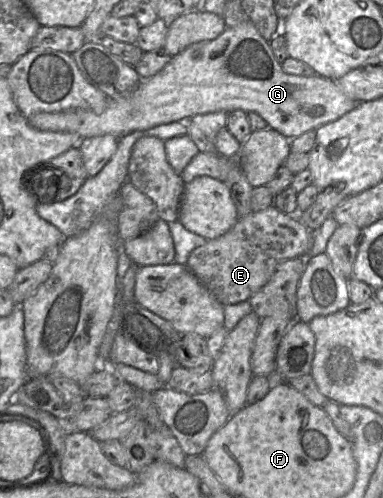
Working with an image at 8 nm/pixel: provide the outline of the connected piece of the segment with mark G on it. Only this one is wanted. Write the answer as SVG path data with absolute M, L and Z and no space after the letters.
M247 19L234 27L226 27L215 39L194 43L172 56L168 64L155 76L141 79L129 94L109 100L107 107L100 114L86 109L74 109L57 113L37 113L27 119L32 127L41 131L75 133L82 139L106 134L120 138L134 131L148 130L196 115L242 110L246 113L258 113L267 122L269 128L286 138L294 139L305 132L319 129L325 124L338 120L355 109L358 103L361 102L355 102L347 97L334 80L318 75L304 77L285 73L276 60L269 42Z

